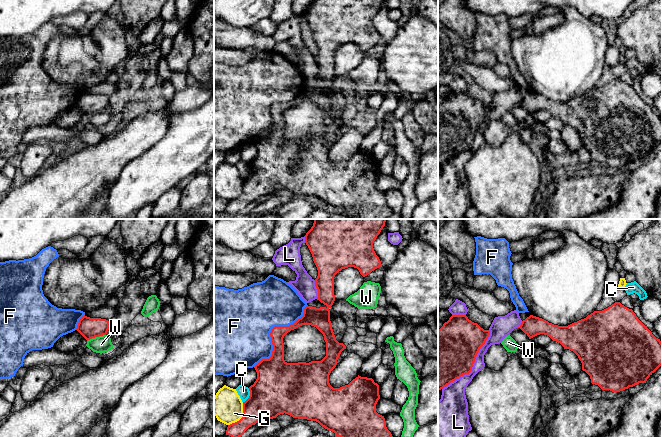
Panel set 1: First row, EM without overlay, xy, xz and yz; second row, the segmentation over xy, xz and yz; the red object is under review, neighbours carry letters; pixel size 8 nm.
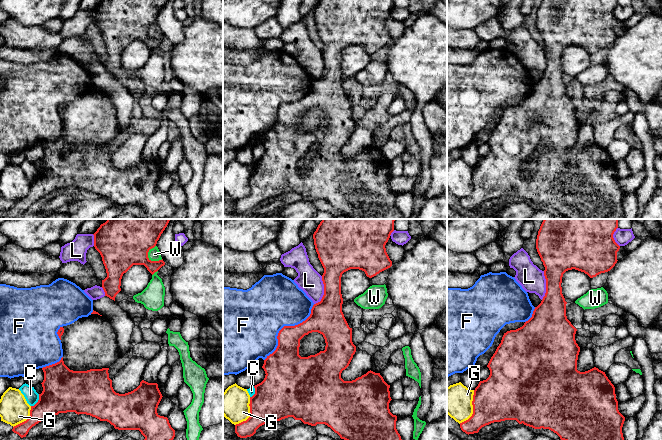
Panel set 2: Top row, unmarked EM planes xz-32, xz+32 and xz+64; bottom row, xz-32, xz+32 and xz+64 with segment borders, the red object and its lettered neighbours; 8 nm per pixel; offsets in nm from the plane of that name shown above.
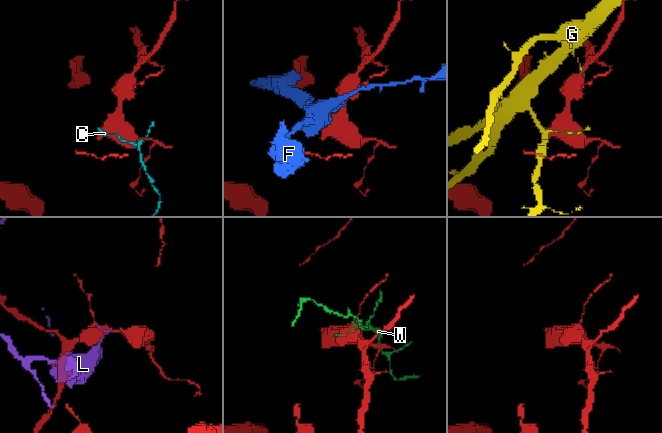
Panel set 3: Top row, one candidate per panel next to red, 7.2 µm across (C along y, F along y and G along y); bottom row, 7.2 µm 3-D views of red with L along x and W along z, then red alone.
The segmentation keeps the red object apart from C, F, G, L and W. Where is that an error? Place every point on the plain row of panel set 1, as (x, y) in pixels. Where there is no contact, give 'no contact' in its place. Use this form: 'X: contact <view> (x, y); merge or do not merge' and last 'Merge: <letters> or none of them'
C: contact xz (250, 171); do not merge
F: contact xz (271, 107); do not merge
G: contact xz (243, 192); do not merge
L: contact yz (472, 141); do not merge
W: contact xy (96, 112); do not merge
Merge: none of them

